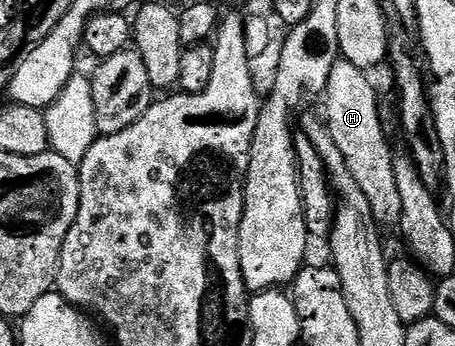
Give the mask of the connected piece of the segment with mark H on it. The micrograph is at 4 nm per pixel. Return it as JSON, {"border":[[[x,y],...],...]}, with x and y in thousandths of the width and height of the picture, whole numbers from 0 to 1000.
{"border":[[[754,173],[725,197],[725,231],[712,269],[716,289],[714,355],[734,416],[743,419],[780,529],[800,555],[818,621],[837,656],[873,656],[884,618],[884,581],[864,497],[866,428],[844,387],[831,312],[831,277],[811,217],[778,185]]]}

